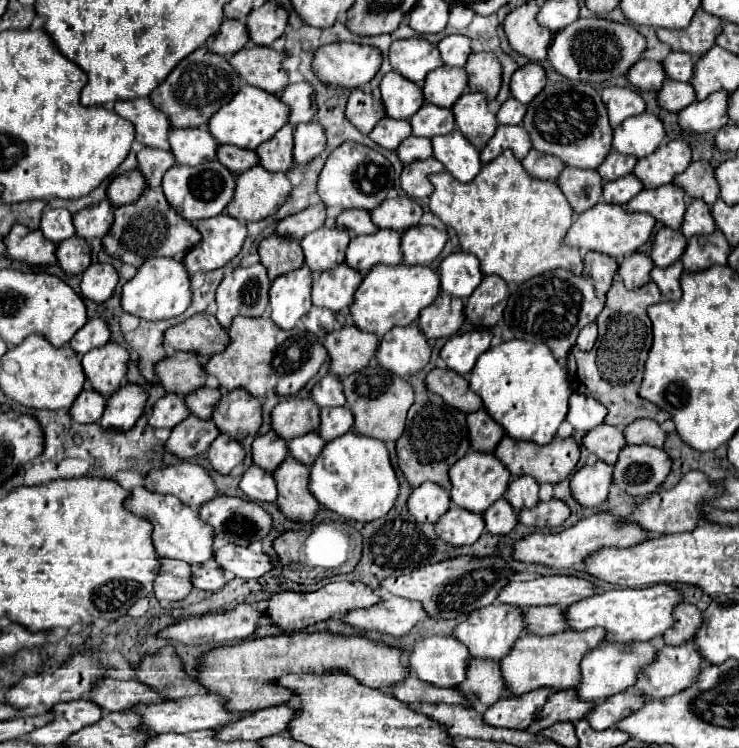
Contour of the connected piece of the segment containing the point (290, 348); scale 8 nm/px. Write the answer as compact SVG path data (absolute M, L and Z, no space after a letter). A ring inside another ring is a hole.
M237 316L229 328L229 340L229 348L213 354L203 364L203 370L215 376L223 390L231 392L243 388L255 398L265 398L269 392L281 398L295 396L319 372L319 362L323 364L327 358L327 350L321 346L319 338L313 338L303 328L293 328L291 332L281 330L271 318Z

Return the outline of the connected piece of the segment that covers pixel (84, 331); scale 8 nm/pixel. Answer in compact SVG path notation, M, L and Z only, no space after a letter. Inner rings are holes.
M87 320L87 324L71 338L69 346L79 354L87 354L93 348L105 346L109 342L109 328L103 320Z

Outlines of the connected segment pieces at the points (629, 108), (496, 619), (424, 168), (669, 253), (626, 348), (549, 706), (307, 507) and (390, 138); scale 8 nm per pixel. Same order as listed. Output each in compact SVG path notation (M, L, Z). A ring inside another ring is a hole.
M609 86L603 90L603 102L605 102L607 112L609 112L611 128L617 128L623 120L637 116L645 110L643 98L631 88Z
M491 604L487 608L479 608L475 612L469 614L469 618L465 622L461 622L453 636L459 638L471 652L473 658L491 658L491 660L501 660L503 656L507 656L507 652L511 650L511 644L515 640L519 640L519 636L525 632L527 628L523 628L523 608L515 608L513 604Z
M435 158L417 160L403 168L401 172L401 188L409 198L427 198L433 192L431 182L427 180L429 174L443 172L443 164Z
M661 228L655 238L653 238L653 246L651 246L651 260L655 266L659 268L667 268L673 262L677 262L683 254L687 240L683 238L683 234L679 230L671 230L671 228Z
M615 280L607 292L605 308L597 316L599 338L595 346L587 354L569 354L567 372L571 388L579 394L587 394L599 400L601 404L605 404L605 408L609 410L605 416L605 424L611 424L615 428L625 428L635 418L651 418L659 424L669 418L667 412L659 410L649 400L637 396L637 388L643 376L643 364L653 340L647 308L661 300L663 300L661 292L653 282L647 282L637 290L627 290L621 280Z
M575 688L569 690L559 690L553 692L551 698L547 700L547 704L543 706L541 714L537 716L537 720L529 726L527 732L541 732L543 728L549 728L555 722L575 722L583 716L587 716L593 710L593 702L585 702L579 700L579 696L575 696Z
M287 456L283 464L273 472L273 478L279 490L277 506L283 512L283 516L295 522L311 522L319 504L307 488L309 468Z
M393 118L379 120L377 126L369 134L369 138L375 144L379 144L381 148L387 148L387 150L395 150L407 136L411 136L409 120L393 120Z

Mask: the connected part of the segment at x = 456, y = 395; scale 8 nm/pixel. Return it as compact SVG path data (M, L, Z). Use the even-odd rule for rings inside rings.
M435 368L425 376L425 388L431 394L443 396L443 400L447 400L447 404L451 404L453 408L459 408L461 412L477 412L483 402L481 398L469 390L467 386L467 378L463 378L461 374L449 370L449 368Z

